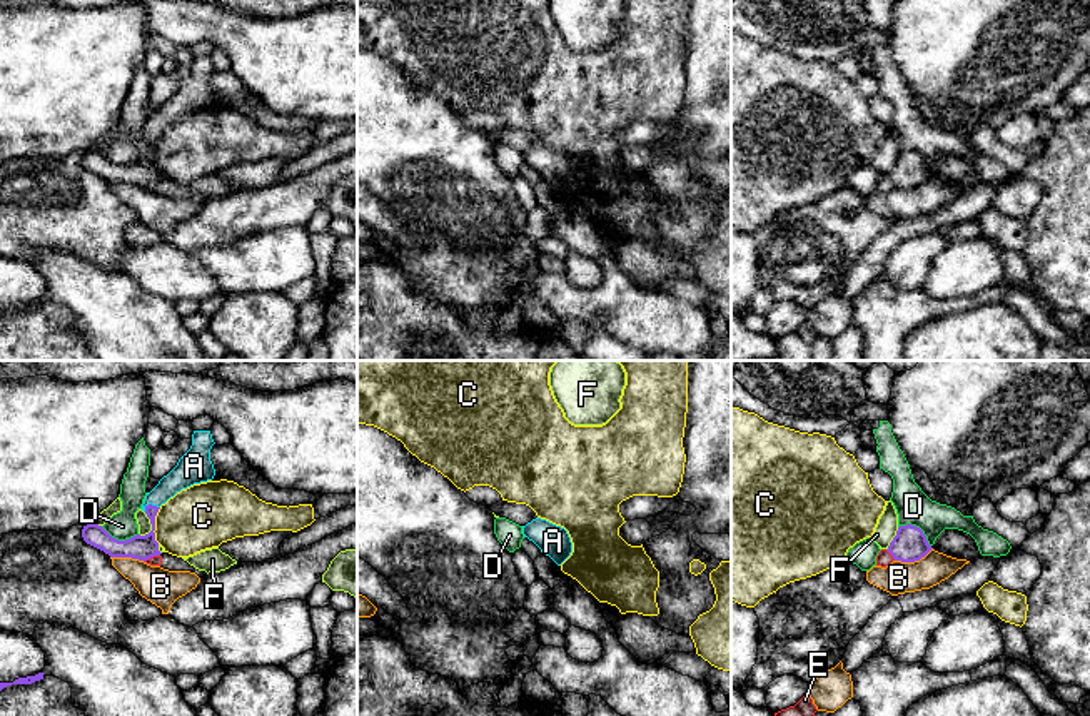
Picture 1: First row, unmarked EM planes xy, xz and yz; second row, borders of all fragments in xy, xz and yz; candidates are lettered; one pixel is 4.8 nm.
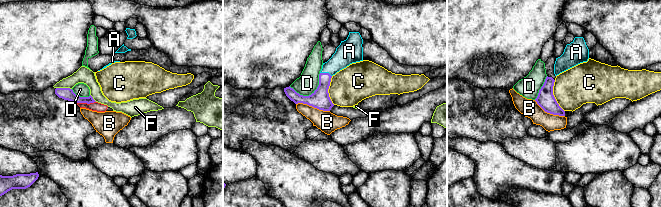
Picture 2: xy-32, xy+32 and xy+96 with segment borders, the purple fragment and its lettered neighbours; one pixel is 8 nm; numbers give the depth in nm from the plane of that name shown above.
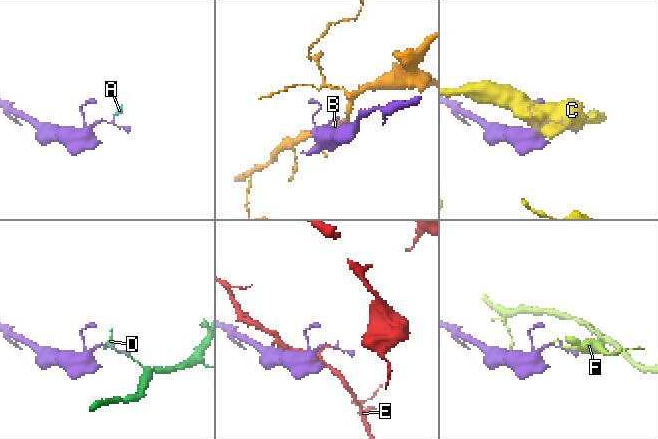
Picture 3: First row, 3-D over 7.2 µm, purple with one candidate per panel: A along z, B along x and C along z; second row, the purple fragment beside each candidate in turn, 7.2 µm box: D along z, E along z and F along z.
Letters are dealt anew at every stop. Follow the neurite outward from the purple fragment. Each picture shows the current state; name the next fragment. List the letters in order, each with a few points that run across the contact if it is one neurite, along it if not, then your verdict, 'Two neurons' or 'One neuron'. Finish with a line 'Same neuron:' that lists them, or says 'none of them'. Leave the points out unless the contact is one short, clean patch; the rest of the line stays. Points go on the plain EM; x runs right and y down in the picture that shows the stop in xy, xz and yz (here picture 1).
A: Line: xy (142, 174), (152, 161), (151, 131), (189, 95). One neuron
B: Two neurons
C: Two neurons
D: Line: yz (898, 152), (917, 152), (930, 172). Two neurons
E: Two neurons
F: Two neurons
Same neuron: A

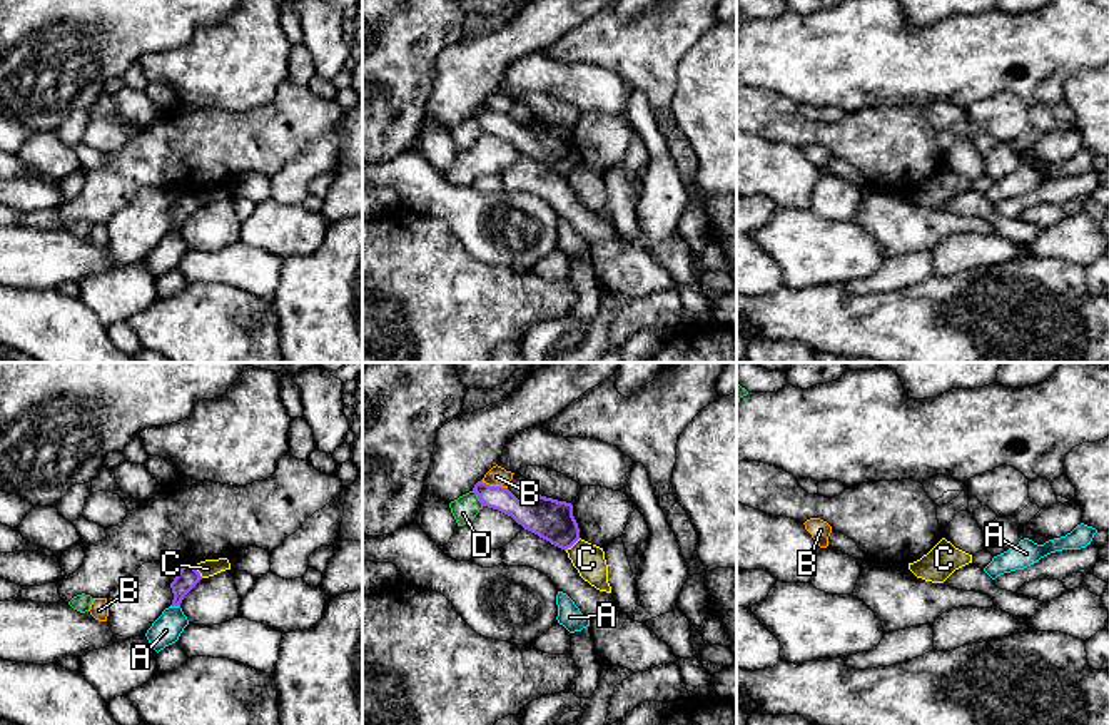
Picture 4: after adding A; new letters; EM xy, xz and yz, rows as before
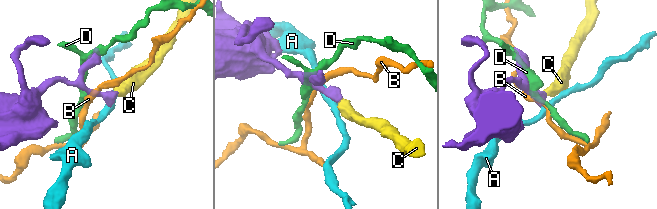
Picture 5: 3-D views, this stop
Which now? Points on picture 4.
A: Line: xy (171, 231), (179, 233). Two neurons
B: Line: xz (481, 106), (506, 114). Two neurons
C: Line: xz (580, 164), (565, 176). Two neurons
D: Two neurons
Same neuron: none of them

